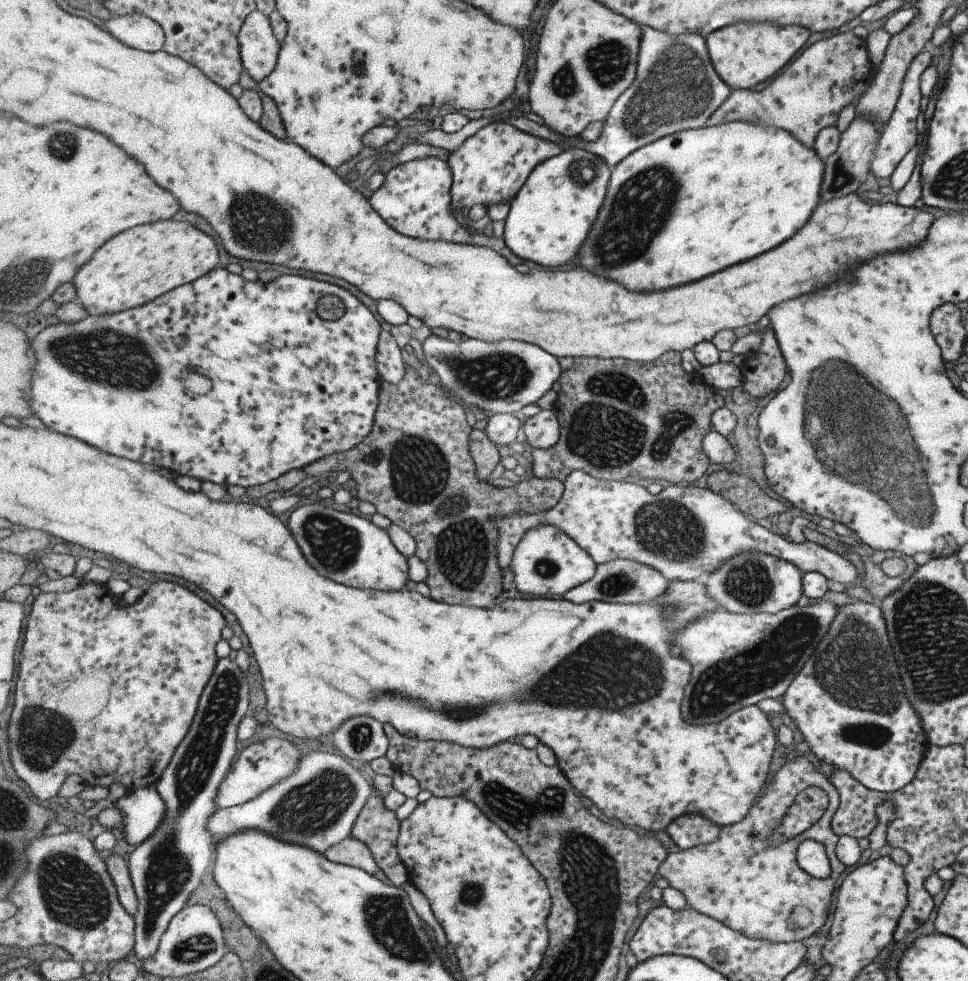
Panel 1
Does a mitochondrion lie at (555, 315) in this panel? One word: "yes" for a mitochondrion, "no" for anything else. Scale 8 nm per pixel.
no

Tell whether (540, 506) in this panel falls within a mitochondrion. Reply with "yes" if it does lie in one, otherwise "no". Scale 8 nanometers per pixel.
no

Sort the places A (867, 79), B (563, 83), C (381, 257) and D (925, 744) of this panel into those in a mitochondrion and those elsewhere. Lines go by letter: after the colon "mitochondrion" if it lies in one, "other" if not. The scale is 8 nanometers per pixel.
A: other
B: mitochondrion
C: other
D: other

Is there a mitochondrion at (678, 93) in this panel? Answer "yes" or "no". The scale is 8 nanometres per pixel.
yes

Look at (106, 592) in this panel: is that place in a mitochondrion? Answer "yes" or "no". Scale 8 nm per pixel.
no

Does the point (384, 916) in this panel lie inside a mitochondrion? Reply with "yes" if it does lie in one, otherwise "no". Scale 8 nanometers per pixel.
yes

